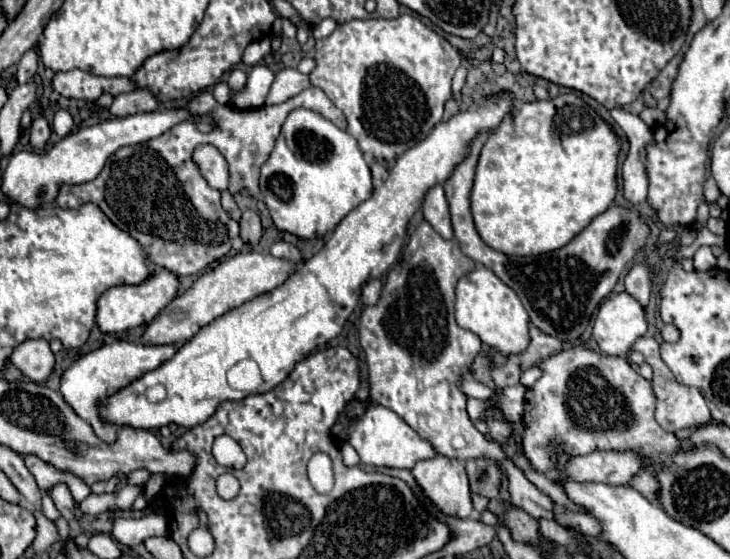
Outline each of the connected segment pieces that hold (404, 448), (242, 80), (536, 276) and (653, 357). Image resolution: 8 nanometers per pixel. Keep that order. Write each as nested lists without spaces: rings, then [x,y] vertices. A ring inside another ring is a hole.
[[[368,405],[364,415],[348,421],[346,415],[340,415],[342,421],[346,421],[348,441],[358,451],[360,461],[364,465],[376,465],[376,467],[398,467],[398,469],[412,469],[422,459],[432,459],[434,447],[428,441],[422,441],[406,421],[402,421],[394,411],[380,407],[380,405]]]
[[[234,69],[234,71],[230,73],[230,77],[228,77],[228,87],[230,87],[232,91],[242,91],[244,85],[246,85],[246,79],[248,79],[248,75],[246,75],[244,71]]]
[[[478,133],[476,139],[470,143],[470,153],[466,155],[466,159],[460,161],[454,167],[452,175],[442,183],[450,205],[454,237],[458,239],[462,253],[466,253],[472,261],[492,269],[508,287],[512,287],[518,293],[524,309],[530,315],[530,321],[540,331],[560,341],[574,343],[584,333],[590,315],[594,313],[598,303],[614,289],[624,267],[634,261],[638,249],[642,249],[644,243],[648,241],[650,225],[638,213],[638,209],[612,205],[608,211],[598,215],[580,235],[576,235],[566,247],[552,251],[548,255],[544,253],[530,259],[530,257],[508,257],[500,251],[494,251],[480,239],[470,211],[474,173],[486,139],[488,133]]]
[[[638,337],[634,347],[636,347],[636,351],[640,351],[646,357],[646,363],[654,369],[652,387],[654,387],[654,393],[656,393],[656,399],[658,399],[656,421],[662,425],[662,429],[676,433],[676,431],[682,431],[682,429],[698,429],[702,425],[708,425],[712,421],[712,417],[710,417],[710,409],[708,409],[706,399],[702,397],[702,393],[698,389],[682,385],[682,383],[676,381],[676,377],[670,373],[668,365],[660,357],[658,341],[652,339],[652,337]]]

